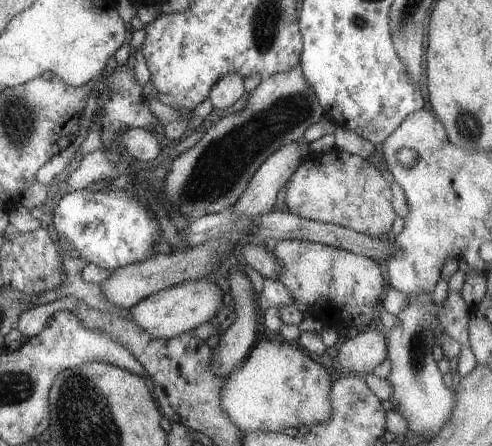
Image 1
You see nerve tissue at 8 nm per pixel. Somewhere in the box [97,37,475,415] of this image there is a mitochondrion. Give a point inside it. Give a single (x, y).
(224, 162)

